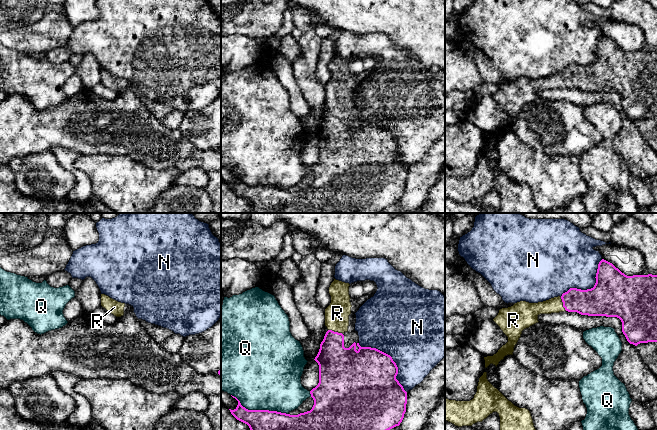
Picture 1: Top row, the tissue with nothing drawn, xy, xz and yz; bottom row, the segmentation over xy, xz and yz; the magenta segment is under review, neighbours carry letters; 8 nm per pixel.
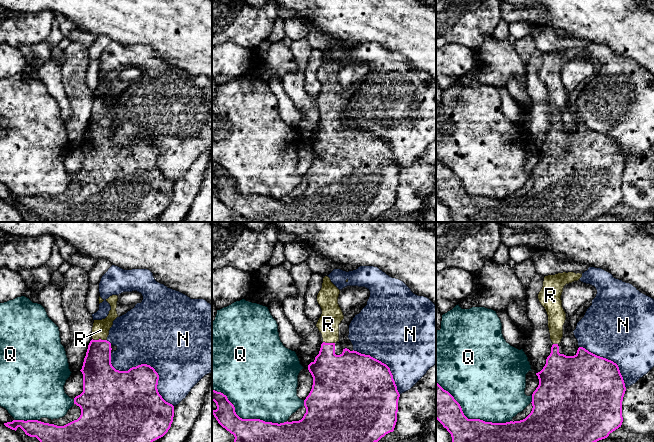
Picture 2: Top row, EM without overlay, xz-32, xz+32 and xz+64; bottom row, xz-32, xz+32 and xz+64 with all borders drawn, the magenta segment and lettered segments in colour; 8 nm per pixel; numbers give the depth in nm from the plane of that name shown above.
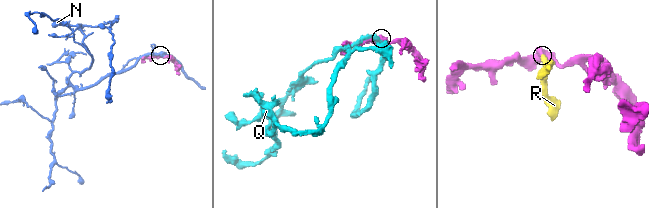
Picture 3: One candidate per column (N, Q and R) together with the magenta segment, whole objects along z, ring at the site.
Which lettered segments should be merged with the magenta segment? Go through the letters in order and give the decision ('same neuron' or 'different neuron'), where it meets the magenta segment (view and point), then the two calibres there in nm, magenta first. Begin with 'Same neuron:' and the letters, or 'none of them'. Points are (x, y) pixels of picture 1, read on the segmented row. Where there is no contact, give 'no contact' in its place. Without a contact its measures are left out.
Same neuron: R
N: different neuron; contact xz (391, 358); calibres 460 and 480 nm
Q: different neuron; contact xz (259, 410); calibres 160 and 500 nm
R: same neuron; contact xz (335, 332); calibres 280 and 190 nm

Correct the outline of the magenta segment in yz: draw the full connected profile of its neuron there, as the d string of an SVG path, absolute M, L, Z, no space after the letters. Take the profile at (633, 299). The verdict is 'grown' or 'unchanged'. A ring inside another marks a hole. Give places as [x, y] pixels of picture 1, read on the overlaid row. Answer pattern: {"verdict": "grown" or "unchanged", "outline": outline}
{"verdict": "grown", "outline": "M602 259L598 264L595 278L596 283L591 289L570 288L561 297L538 303L520 301L511 307L500 309L493 321L508 337L508 342L493 356L484 357L485 368L490 364L497 367L505 356L513 355L522 331L538 323L540 314L568 311L588 316L617 317L622 322L622 332L630 344L637 346L640 343L657 342L657 275L627 276L612 263Z"}

